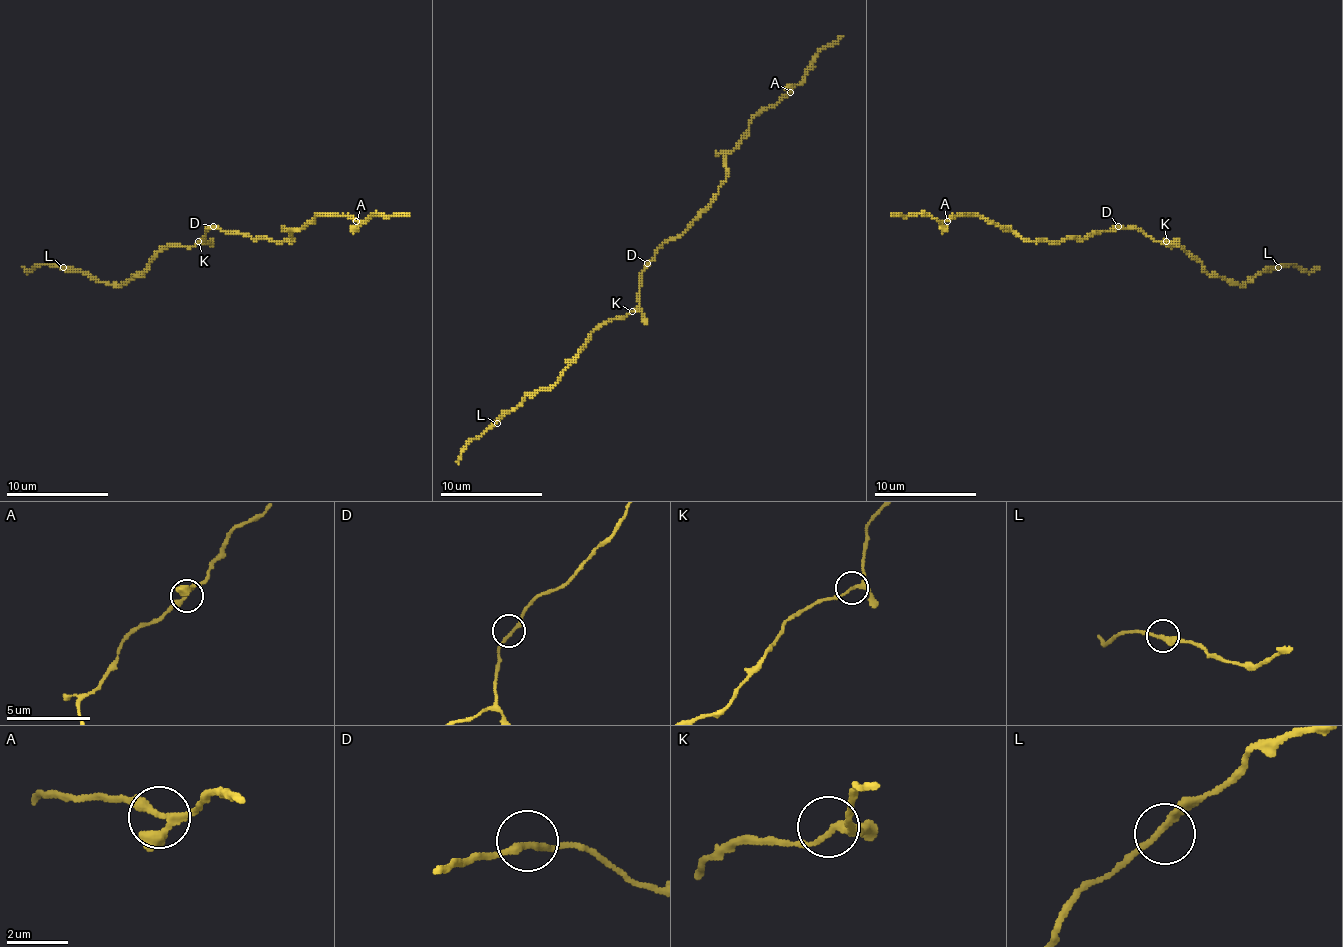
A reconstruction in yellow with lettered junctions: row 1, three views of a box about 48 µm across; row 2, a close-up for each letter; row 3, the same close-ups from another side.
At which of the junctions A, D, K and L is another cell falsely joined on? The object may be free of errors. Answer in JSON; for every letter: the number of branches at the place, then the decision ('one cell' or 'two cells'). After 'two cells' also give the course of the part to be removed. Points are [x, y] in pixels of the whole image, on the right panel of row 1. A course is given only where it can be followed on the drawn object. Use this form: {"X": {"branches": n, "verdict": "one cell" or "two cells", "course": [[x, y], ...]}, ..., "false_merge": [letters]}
{"A": {"branches": 3, "verdict": "one cell"}, "D": {"branches": 2, "verdict": "one cell"}, "K": {"branches": 3, "verdict": "one cell"}, "L": {"branches": 2, "verdict": "one cell"}, "false_merge": []}

